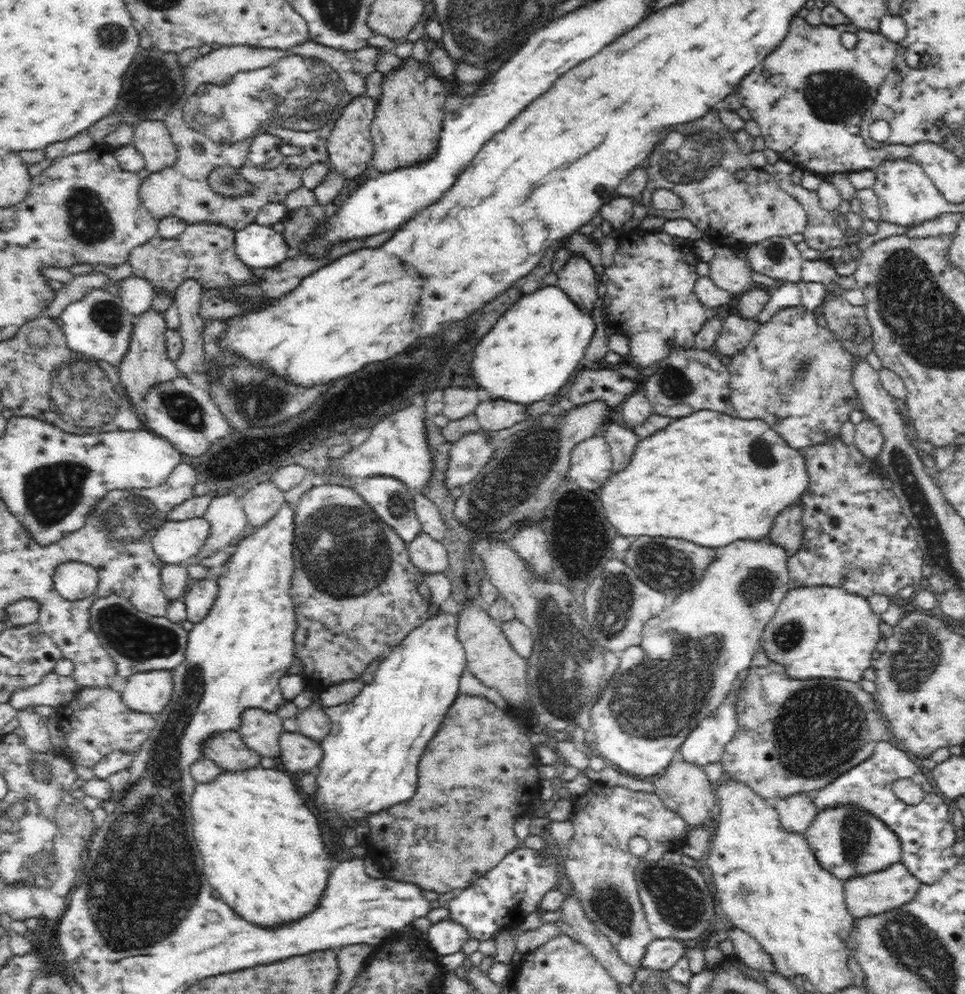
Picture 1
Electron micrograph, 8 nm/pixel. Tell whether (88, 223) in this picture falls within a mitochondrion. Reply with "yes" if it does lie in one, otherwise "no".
yes

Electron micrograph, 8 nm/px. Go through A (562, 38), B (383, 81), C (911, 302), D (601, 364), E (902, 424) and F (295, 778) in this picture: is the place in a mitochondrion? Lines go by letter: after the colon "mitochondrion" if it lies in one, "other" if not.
A: other
B: other
C: mitochondrion
D: other
E: other
F: other

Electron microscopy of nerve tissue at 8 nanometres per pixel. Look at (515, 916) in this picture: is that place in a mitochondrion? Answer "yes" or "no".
no

